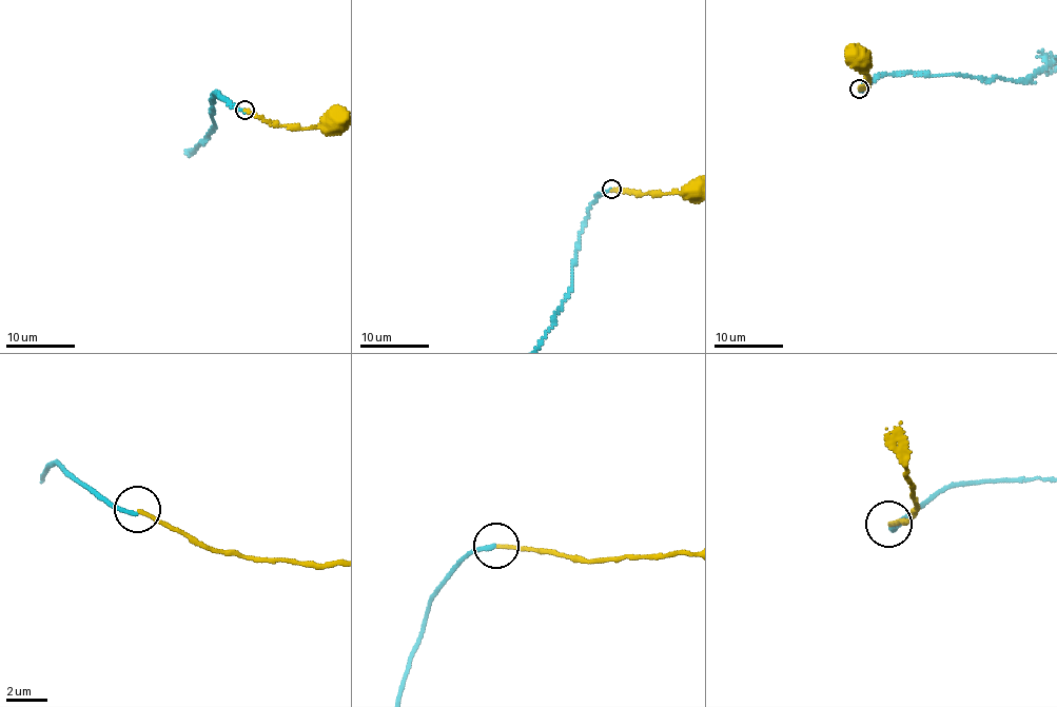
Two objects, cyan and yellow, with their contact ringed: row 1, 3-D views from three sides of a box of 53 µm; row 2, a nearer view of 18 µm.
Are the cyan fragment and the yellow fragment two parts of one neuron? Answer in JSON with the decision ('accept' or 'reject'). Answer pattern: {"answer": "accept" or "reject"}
{"answer": "reject"}

